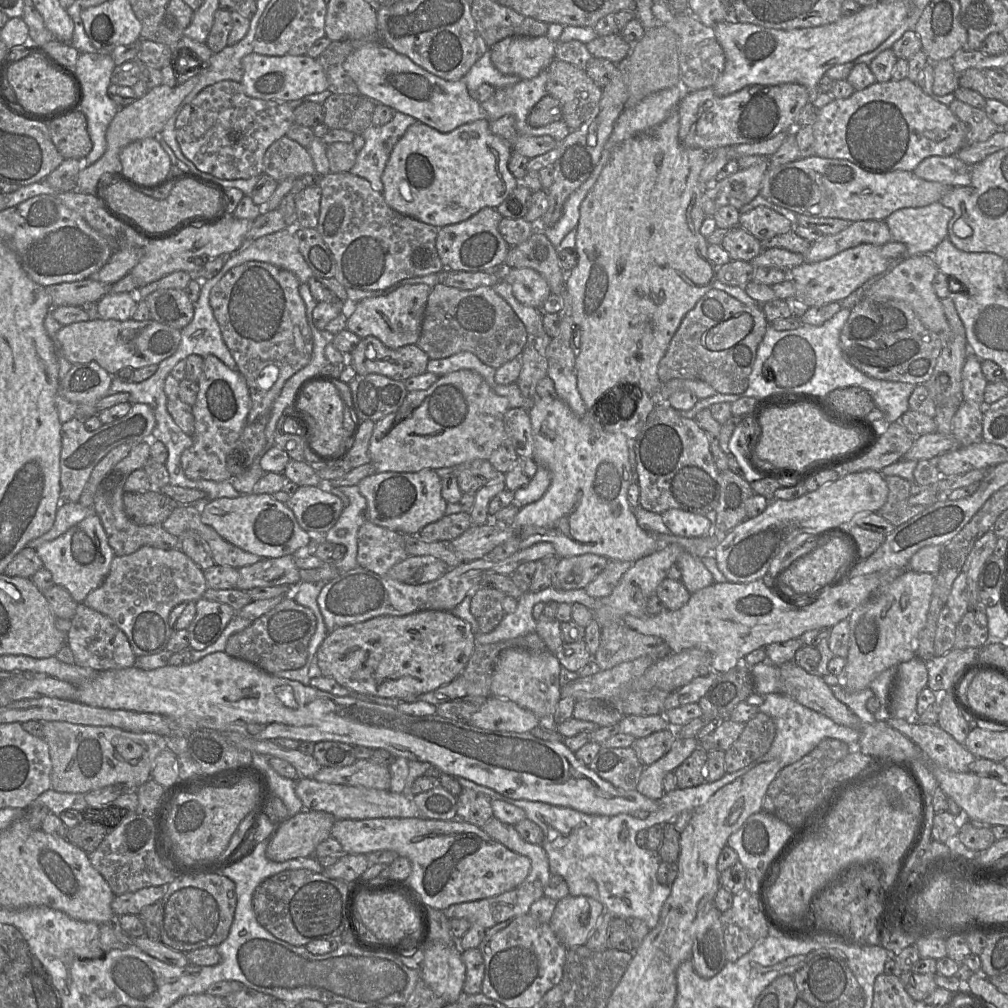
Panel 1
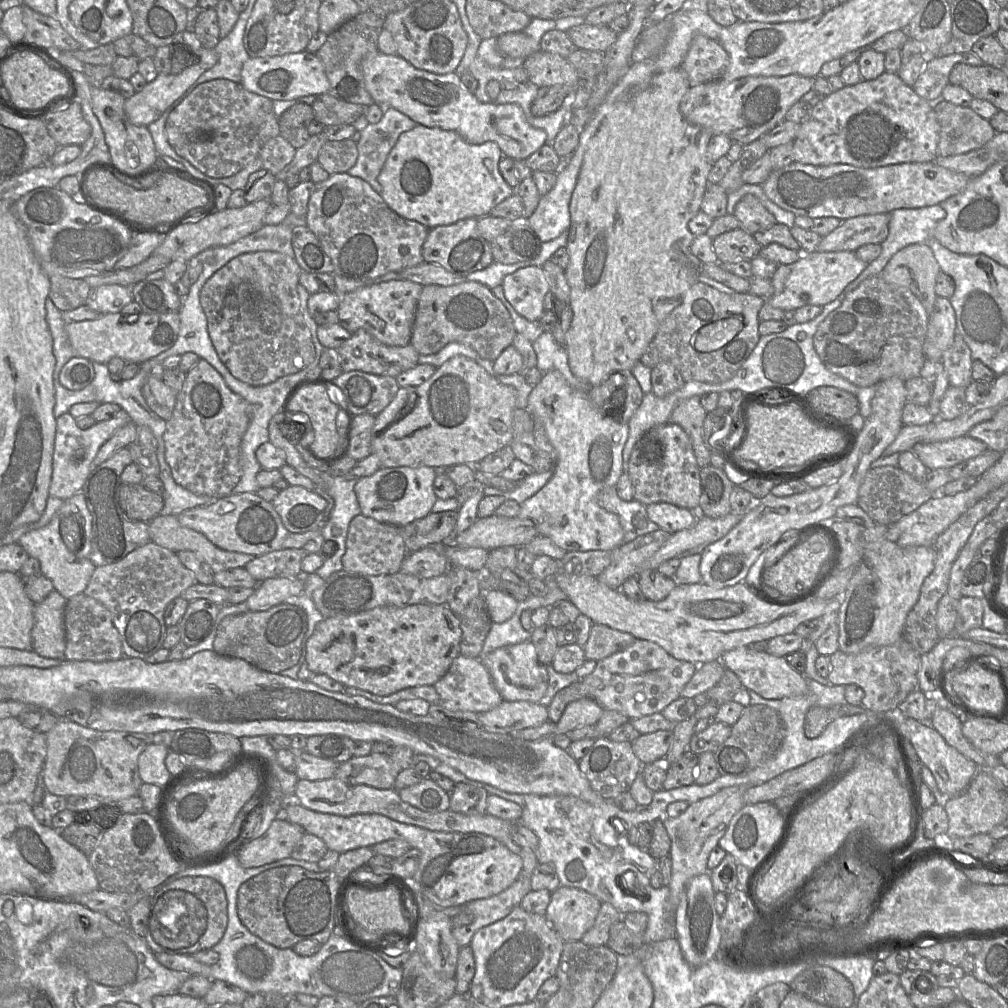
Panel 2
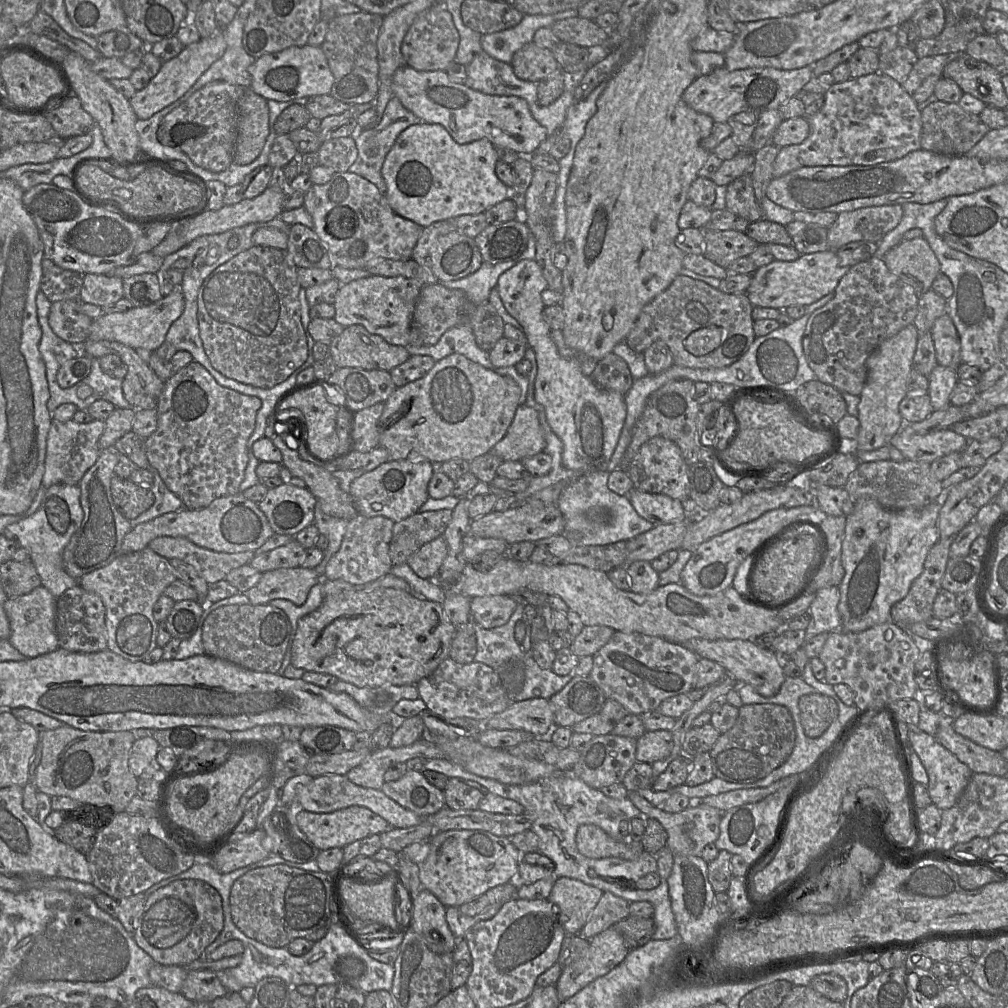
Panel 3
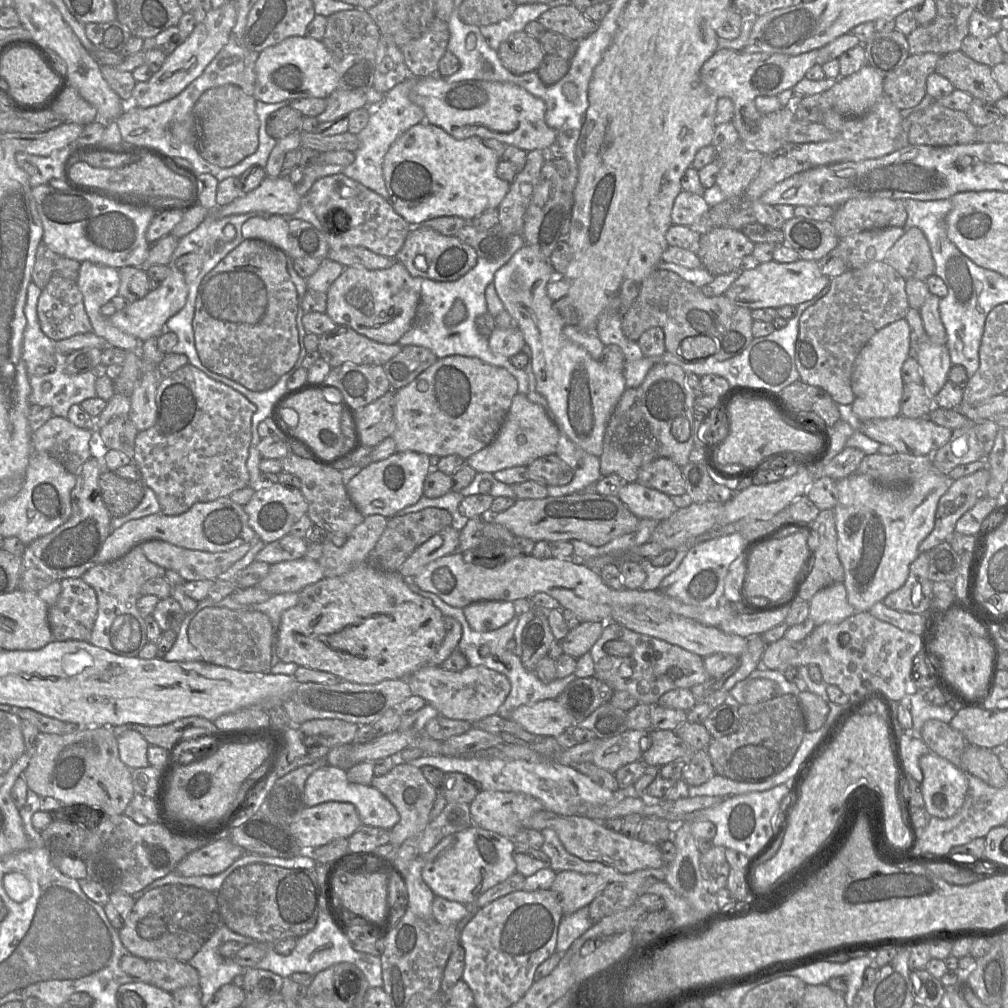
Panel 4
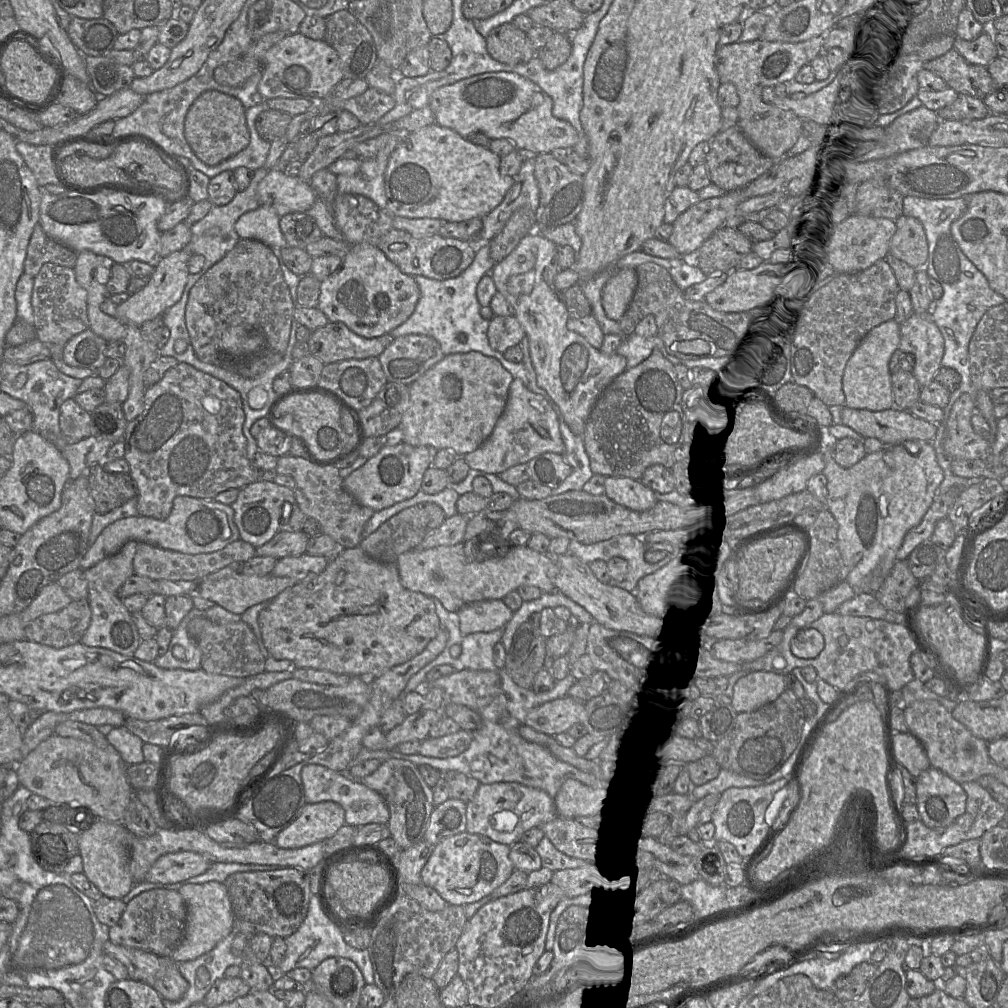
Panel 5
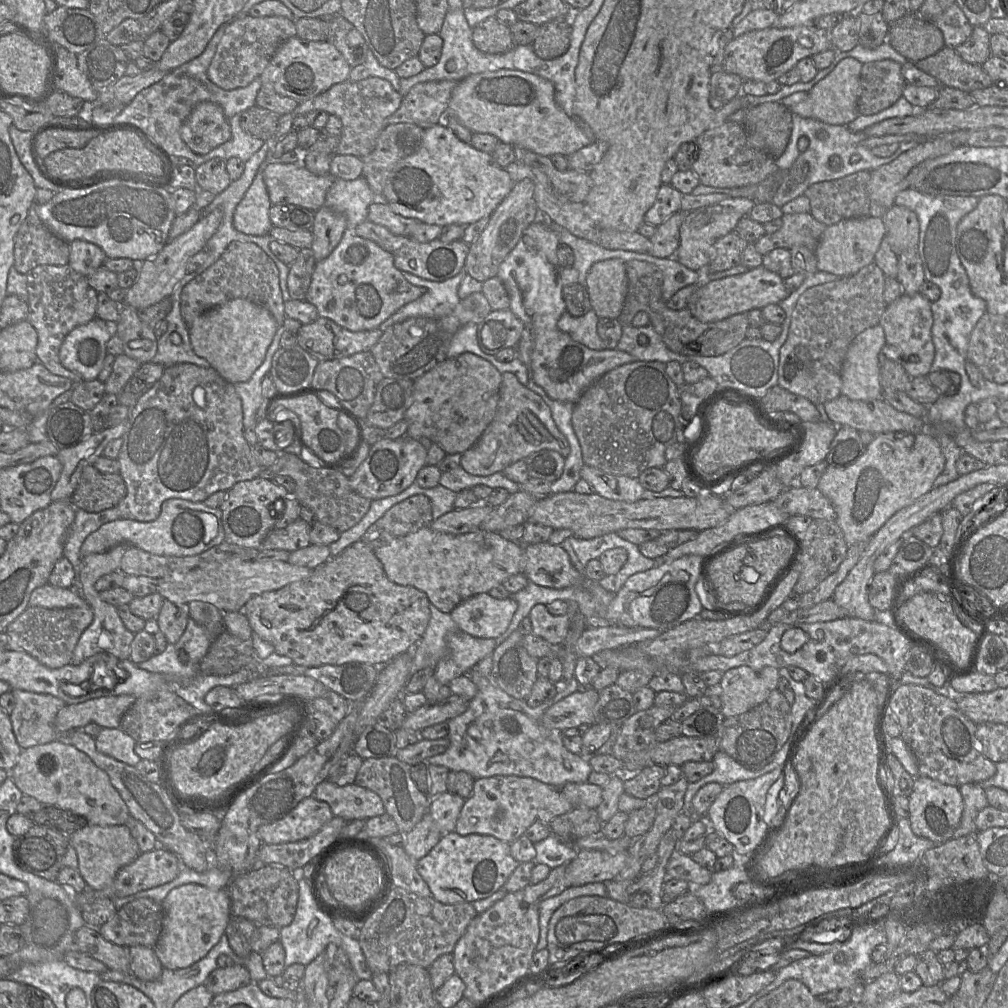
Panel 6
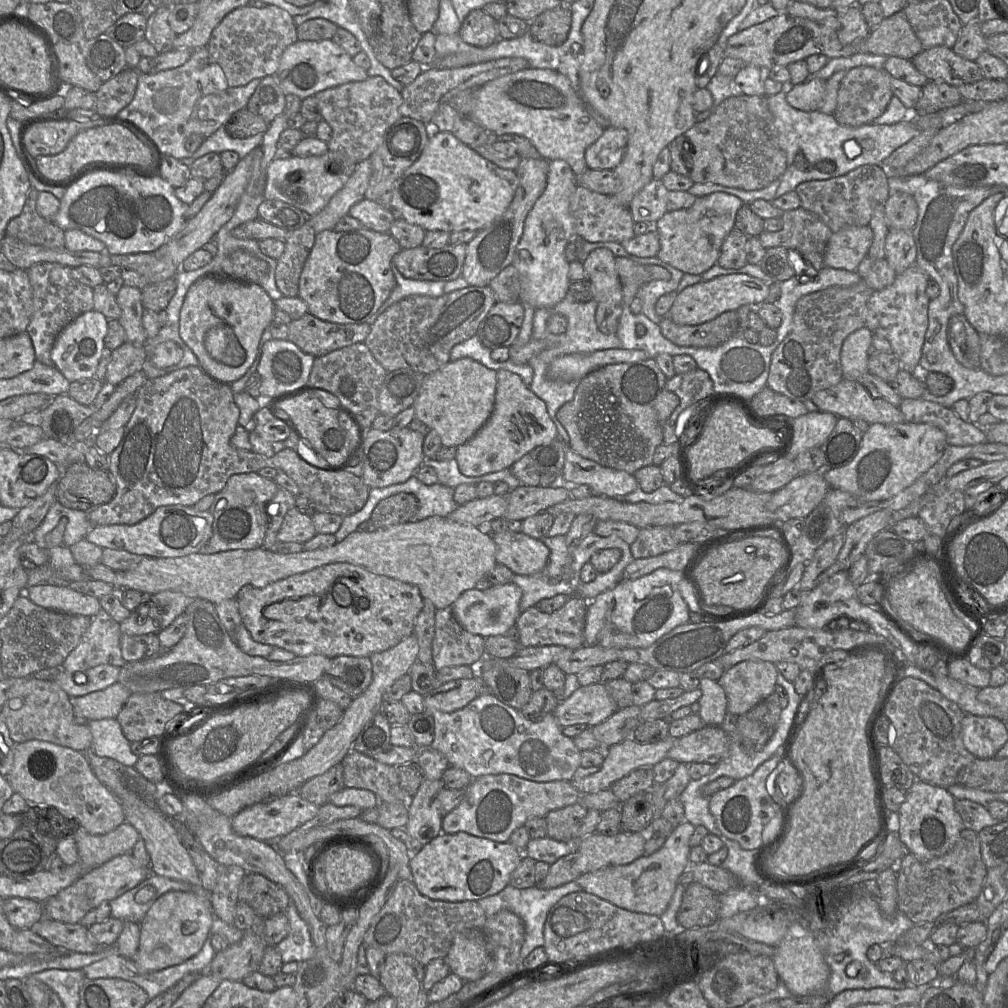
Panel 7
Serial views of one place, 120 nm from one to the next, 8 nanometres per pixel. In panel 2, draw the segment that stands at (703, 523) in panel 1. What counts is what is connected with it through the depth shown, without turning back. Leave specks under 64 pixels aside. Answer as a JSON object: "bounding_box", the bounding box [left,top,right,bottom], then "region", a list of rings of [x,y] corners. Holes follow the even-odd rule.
{"bounding_box":[646,502,696,534],"region":[[[659,502],[646,505],[649,519],[661,529],[674,534],[692,527],[696,522],[695,515],[686,508]]]}

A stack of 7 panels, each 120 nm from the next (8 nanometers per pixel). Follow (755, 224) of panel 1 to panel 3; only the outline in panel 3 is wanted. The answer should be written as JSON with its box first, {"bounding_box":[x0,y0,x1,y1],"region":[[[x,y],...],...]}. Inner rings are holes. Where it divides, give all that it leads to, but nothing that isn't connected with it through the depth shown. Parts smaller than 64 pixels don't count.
{"bounding_box":[726,174,764,223],"region":[[[745,174],[727,185],[726,208],[750,223],[764,218],[760,203],[755,198],[751,174]]]}

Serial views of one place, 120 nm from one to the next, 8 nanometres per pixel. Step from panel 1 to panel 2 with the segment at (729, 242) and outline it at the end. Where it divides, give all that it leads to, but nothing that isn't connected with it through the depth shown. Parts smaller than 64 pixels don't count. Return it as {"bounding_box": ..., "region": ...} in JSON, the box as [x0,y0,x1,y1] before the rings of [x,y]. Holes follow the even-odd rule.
{"bounding_box":[712,228,762,263],"region":[[[742,228],[718,235],[713,239],[712,244],[719,263],[751,260],[759,254],[762,247],[752,235]]]}

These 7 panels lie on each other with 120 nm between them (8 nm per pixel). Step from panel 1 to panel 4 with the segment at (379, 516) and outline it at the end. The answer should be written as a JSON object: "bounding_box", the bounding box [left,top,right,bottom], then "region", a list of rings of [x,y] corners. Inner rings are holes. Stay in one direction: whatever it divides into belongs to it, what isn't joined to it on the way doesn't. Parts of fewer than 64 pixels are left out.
{"bounding_box":[346,452,431,517],"region":[[[396,452],[388,458],[370,463],[346,485],[348,495],[365,517],[393,517],[401,509],[415,504],[424,494],[423,485],[431,471],[431,457],[419,452]]]}

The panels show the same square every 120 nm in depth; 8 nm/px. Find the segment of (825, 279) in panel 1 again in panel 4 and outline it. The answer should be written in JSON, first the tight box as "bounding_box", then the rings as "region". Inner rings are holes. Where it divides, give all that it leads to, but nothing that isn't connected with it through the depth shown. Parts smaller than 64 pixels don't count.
{"bounding_box":[724,259,830,310],"region":[[[798,259],[796,262],[779,263],[770,261],[760,263],[753,269],[740,271],[738,278],[726,290],[724,295],[735,305],[750,310],[798,306],[814,298],[830,280],[823,275],[814,260]]]}

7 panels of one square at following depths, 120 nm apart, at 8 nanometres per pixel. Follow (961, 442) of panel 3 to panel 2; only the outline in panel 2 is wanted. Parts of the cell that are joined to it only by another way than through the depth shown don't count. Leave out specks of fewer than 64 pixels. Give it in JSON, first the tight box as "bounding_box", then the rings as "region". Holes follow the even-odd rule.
{"bounding_box":[911,435,987,470],"region":[[[964,435],[941,442],[919,442],[911,450],[929,470],[933,470],[951,468],[987,449],[984,442]]]}

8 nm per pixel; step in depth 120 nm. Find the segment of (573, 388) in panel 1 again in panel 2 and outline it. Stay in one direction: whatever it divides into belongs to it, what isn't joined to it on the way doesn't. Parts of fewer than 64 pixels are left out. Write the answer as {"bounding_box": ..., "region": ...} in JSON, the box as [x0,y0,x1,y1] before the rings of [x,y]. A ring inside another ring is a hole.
{"bounding_box":[532,331,593,393],"region":[[[543,331],[532,345],[537,356],[536,367],[542,373],[559,371],[572,388],[589,393],[593,386],[573,374],[565,347],[556,342],[552,333]]]}

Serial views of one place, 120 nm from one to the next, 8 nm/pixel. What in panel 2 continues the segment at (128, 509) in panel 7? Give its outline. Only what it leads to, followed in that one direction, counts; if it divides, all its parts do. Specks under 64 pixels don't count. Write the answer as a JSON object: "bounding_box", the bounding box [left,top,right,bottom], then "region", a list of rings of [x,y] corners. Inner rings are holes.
{"bounding_box":[162,360,251,499],"region":[[[206,360],[199,362],[186,373],[171,418],[166,421],[162,436],[165,446],[165,460],[175,482],[192,493],[214,499],[232,494],[241,477],[240,446],[251,421],[251,405],[239,394],[233,392],[221,374]]]}

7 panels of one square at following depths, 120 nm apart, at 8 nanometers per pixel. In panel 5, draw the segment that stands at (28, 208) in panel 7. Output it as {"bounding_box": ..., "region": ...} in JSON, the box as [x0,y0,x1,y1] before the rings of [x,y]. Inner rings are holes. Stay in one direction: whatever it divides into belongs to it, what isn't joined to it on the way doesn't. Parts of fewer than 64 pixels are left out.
{"bounding_box":[24,223,77,277],"region":[[[38,223],[32,232],[24,260],[24,273],[35,277],[43,264],[54,263],[74,269],[77,252],[50,238]]]}

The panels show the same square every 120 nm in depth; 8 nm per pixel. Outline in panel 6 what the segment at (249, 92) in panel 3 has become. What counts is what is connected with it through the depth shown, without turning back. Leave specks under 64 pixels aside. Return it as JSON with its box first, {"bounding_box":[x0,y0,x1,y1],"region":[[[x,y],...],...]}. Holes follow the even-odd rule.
{"bounding_box":[181,102,231,154],"region":[[[211,102],[194,107],[181,128],[185,144],[196,154],[207,154],[231,139],[229,120],[223,109]]]}

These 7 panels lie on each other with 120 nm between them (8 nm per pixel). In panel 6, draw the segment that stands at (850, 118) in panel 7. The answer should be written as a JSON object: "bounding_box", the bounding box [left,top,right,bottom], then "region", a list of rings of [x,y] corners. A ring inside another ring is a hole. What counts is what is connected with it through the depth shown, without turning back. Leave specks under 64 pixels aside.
{"bounding_box":[860,59,906,115],"region":[[[884,59],[863,64],[860,73],[860,115],[874,115],[892,106],[902,95],[906,81],[902,65]]]}

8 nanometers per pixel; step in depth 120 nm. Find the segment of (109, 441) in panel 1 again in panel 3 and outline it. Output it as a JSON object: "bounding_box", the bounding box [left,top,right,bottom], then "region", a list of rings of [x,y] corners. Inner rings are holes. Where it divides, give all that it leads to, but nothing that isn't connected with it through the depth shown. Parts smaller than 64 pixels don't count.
{"bounding_box":[42,419,105,489],"region":[[[52,419],[47,435],[45,471],[42,487],[46,489],[55,484],[78,485],[79,482],[98,459],[100,449],[98,440],[105,429],[105,420],[93,419],[89,423],[78,423],[73,419],[59,421]]]}

